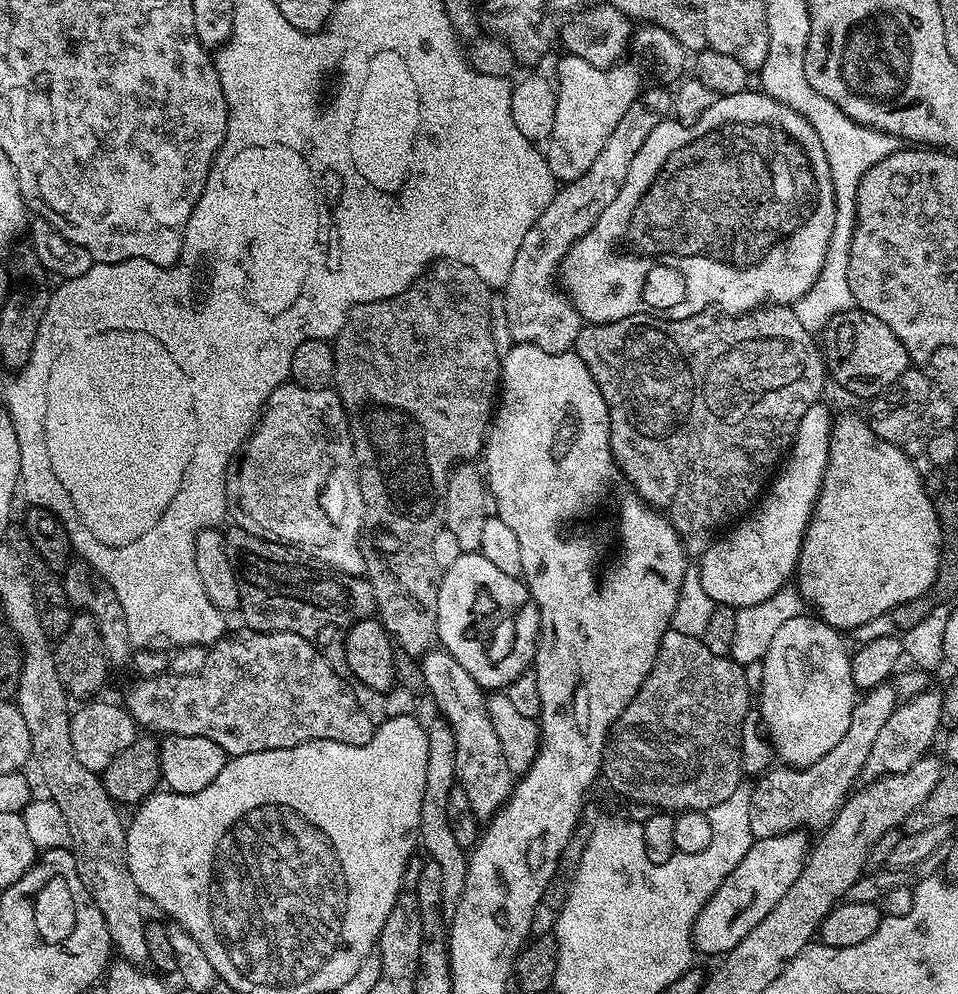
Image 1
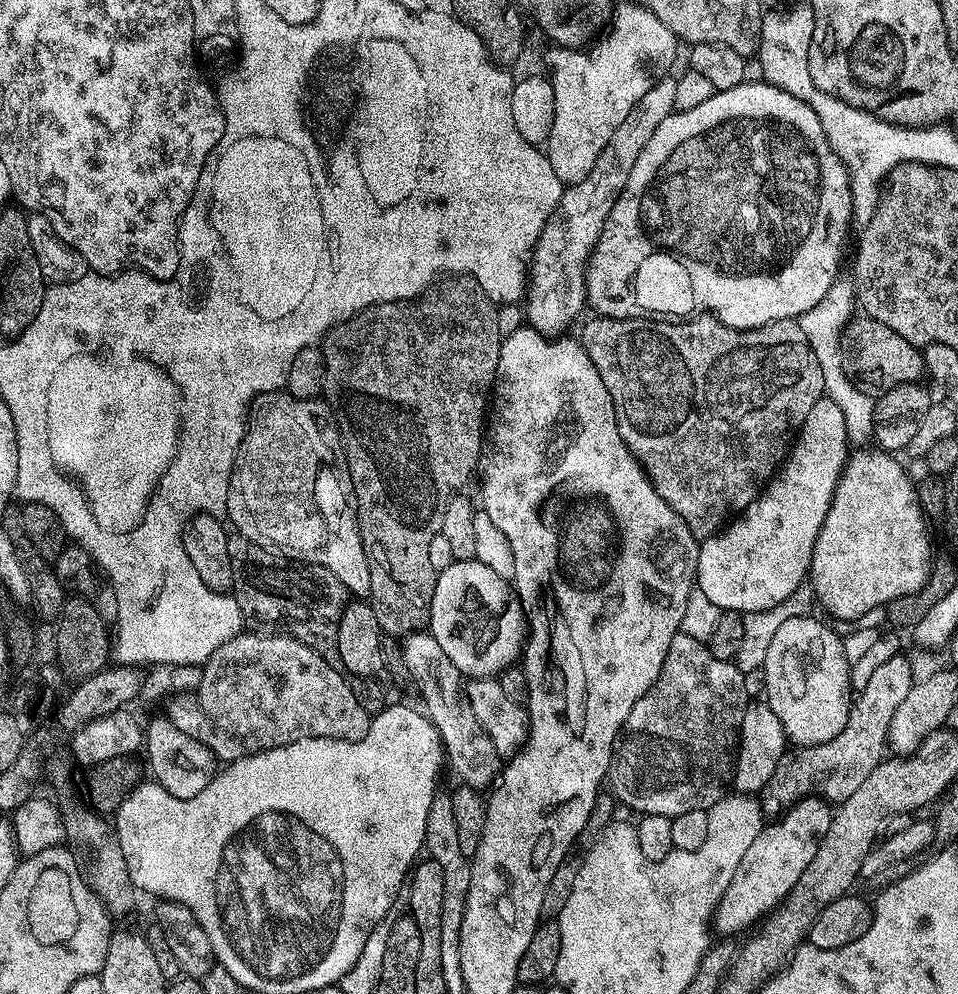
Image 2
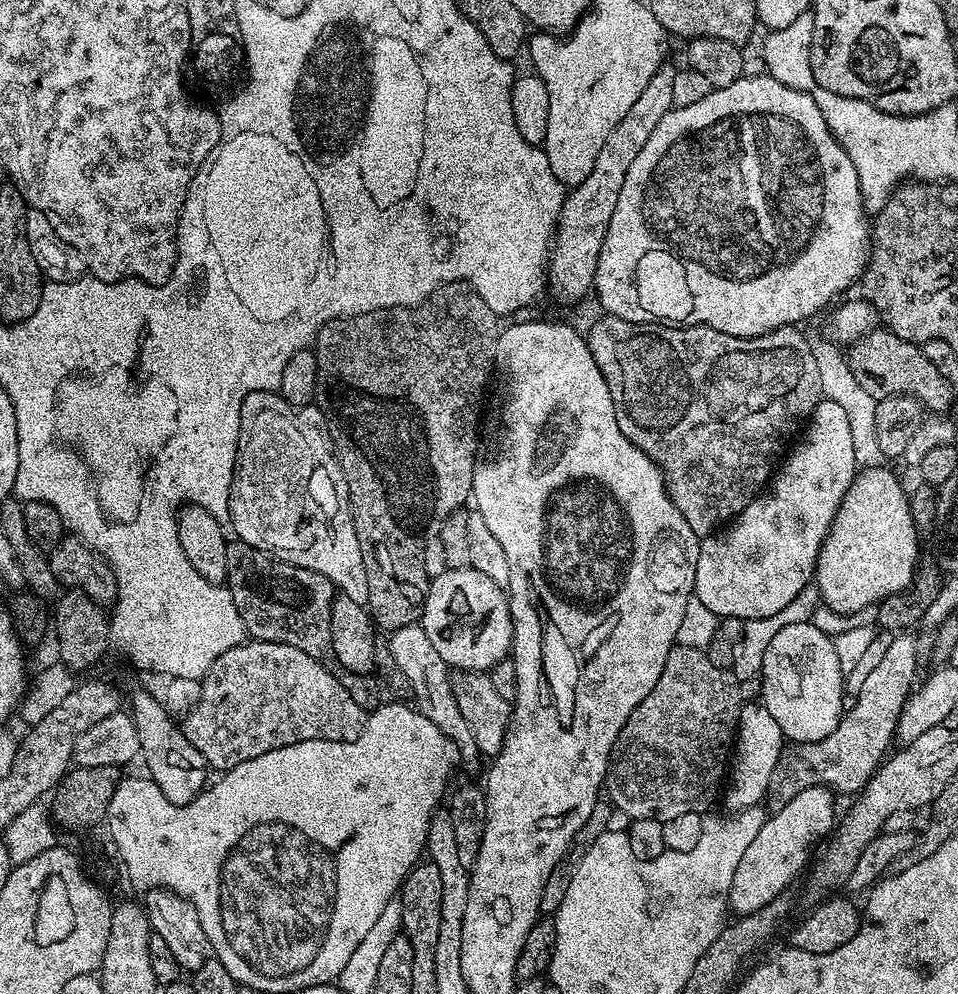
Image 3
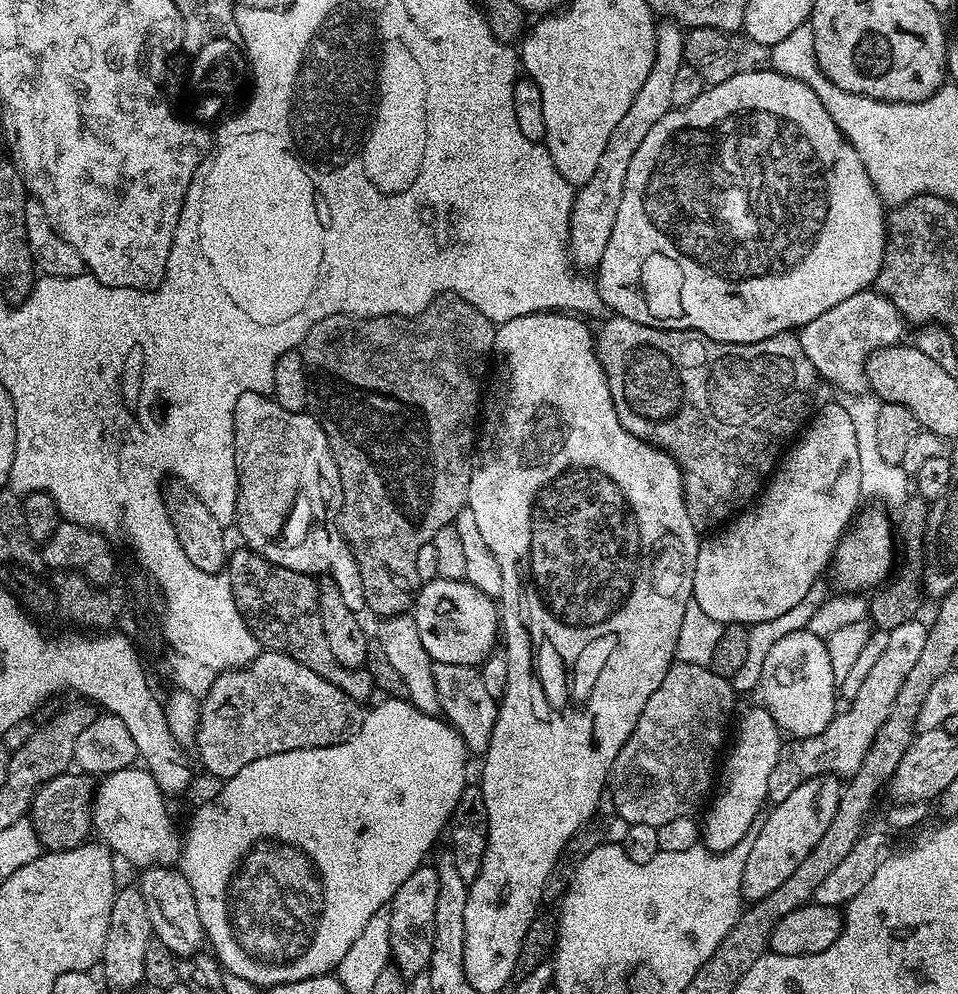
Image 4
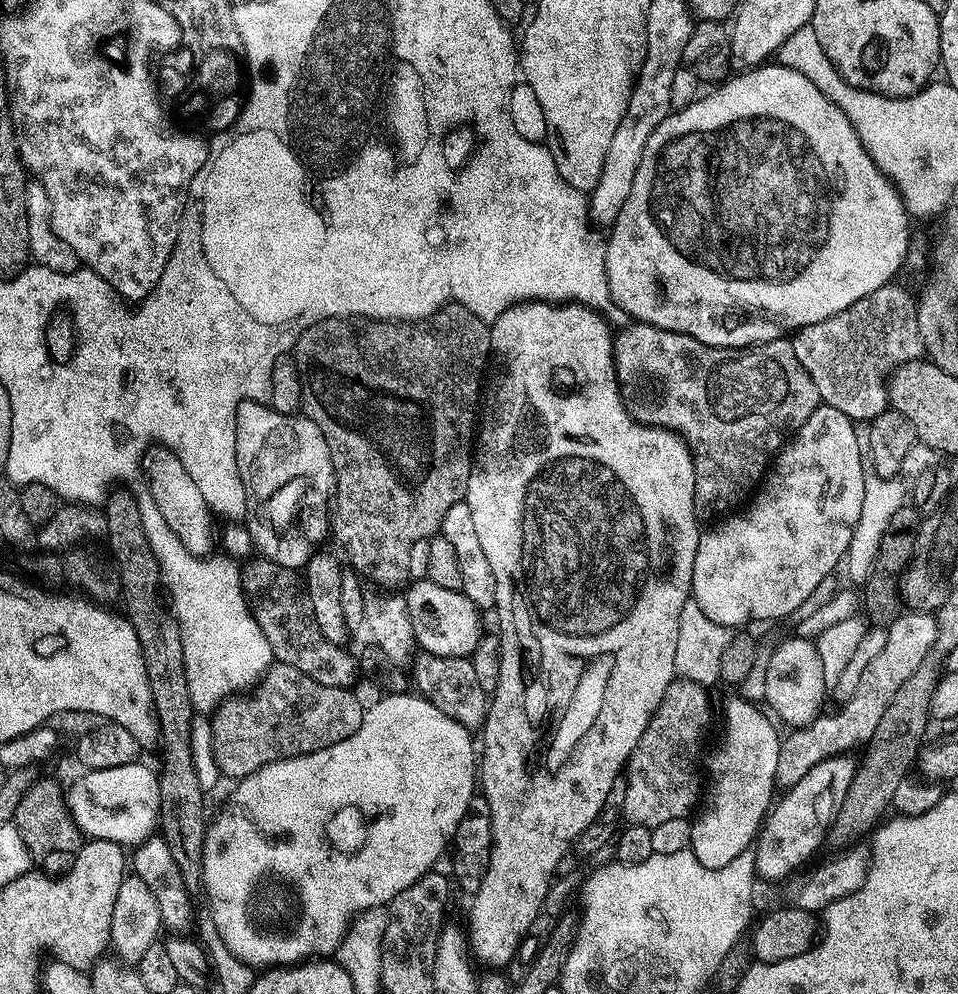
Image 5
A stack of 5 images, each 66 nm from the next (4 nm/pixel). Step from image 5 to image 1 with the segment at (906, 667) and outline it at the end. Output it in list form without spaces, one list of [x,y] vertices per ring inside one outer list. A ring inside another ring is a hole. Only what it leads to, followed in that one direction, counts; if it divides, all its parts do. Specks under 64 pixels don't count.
[[[884,683],[871,689],[867,694],[861,695],[856,702],[856,709],[850,718],[850,730],[846,730],[842,742],[830,750],[830,754],[822,754],[818,762],[814,762],[805,768],[789,768],[787,766],[773,766],[763,773],[755,781],[750,798],[750,830],[753,837],[758,840],[774,838],[787,832],[798,832],[801,830],[823,829],[835,818],[837,810],[844,805],[853,791],[855,781],[859,781],[860,771],[866,763],[866,758],[873,749],[874,738],[878,735],[878,730],[885,725],[898,703],[898,693],[891,683]]]

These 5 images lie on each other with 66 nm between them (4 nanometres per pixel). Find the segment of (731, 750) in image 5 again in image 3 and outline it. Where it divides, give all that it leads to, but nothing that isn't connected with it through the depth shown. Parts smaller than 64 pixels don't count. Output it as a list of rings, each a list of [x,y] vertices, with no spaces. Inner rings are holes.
[[[748,702],[740,710],[740,724],[736,728],[734,745],[734,763],[730,768],[730,779],[726,784],[726,800],[729,809],[755,808],[768,795],[770,774],[774,774],[774,766],[778,766],[780,753],[786,747],[786,737],[774,722],[774,714],[764,708],[763,703]]]

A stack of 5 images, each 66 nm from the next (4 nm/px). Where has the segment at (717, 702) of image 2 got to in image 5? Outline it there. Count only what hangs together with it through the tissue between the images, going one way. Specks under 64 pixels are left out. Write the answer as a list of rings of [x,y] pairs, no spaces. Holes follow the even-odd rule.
[[[683,678],[673,680],[666,690],[622,773],[622,816],[628,824],[652,829],[673,818],[691,817],[701,803],[704,743],[712,728],[712,700],[708,692],[705,685]]]

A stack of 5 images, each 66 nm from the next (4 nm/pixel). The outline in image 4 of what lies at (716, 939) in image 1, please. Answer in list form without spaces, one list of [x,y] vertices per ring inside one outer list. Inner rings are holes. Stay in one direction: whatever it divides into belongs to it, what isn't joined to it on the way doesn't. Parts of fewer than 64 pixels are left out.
[[[815,776],[802,782],[798,790],[793,790],[786,802],[771,805],[772,813],[763,817],[764,825],[762,820],[751,837],[752,845],[742,871],[740,892],[745,901],[755,902],[766,898],[766,894],[774,894],[774,890],[778,890],[778,886],[798,870],[806,854],[818,846],[818,838],[826,834],[826,826],[830,826],[830,818],[834,818],[834,810],[838,810],[841,787],[837,777]]]

